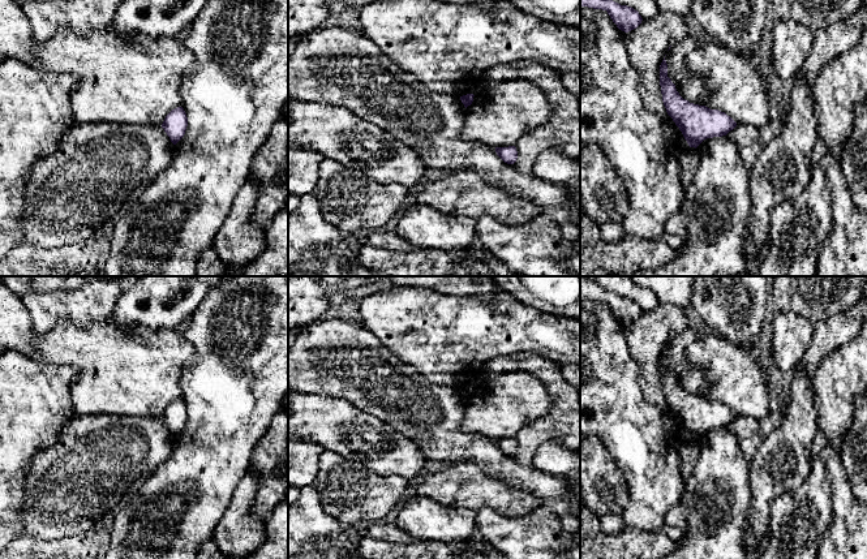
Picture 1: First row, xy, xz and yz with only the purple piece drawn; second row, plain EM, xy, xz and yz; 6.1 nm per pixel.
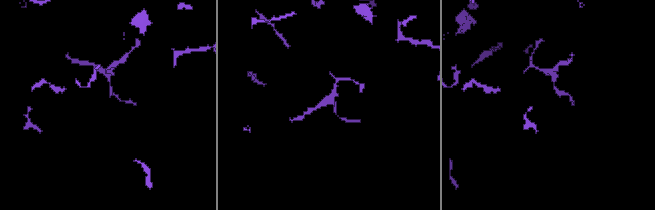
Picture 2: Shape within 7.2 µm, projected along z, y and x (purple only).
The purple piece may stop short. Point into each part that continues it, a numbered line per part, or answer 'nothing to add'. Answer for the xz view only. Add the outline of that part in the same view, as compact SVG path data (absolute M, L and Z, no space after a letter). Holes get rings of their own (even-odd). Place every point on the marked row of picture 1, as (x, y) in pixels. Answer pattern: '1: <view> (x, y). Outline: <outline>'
nothing to add

